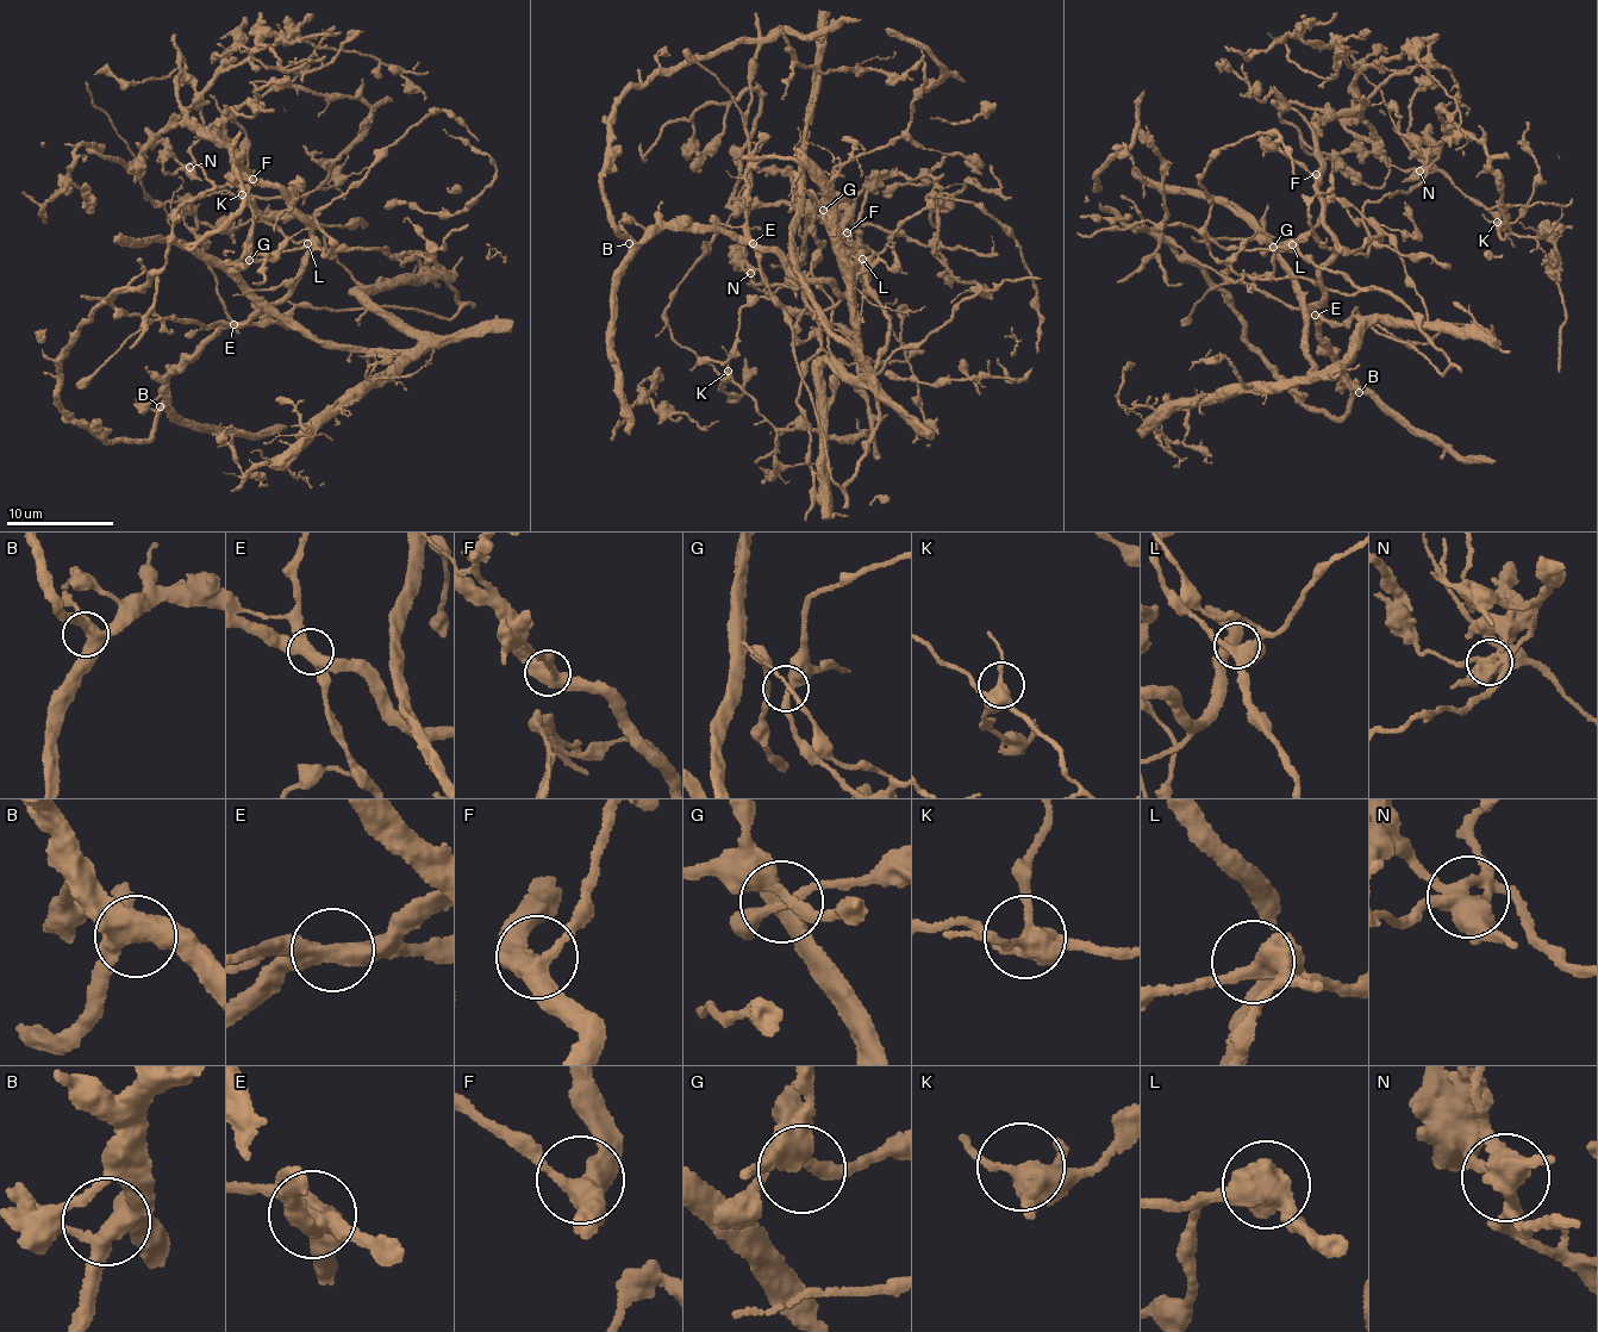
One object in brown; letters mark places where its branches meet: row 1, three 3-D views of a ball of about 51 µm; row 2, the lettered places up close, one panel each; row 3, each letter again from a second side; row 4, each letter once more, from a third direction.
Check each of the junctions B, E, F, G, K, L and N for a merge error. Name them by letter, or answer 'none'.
E, N

